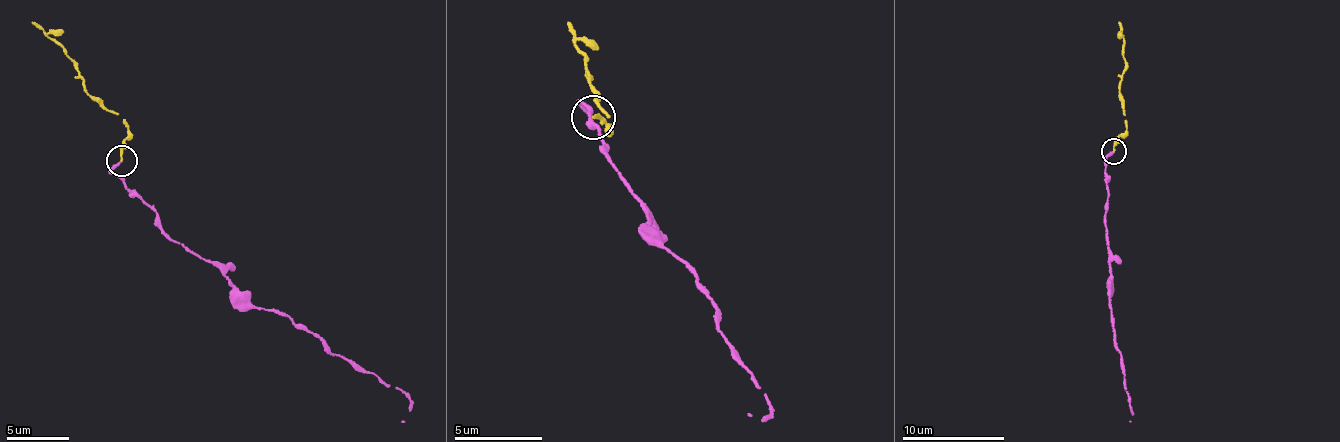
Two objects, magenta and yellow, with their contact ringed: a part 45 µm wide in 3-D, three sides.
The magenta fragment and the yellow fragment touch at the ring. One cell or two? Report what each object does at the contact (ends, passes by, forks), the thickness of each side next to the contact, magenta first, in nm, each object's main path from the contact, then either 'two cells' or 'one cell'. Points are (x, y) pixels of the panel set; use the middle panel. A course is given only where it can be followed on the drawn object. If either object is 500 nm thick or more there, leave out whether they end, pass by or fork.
magenta ends; yellow ends; calibres 180 and 170 nm; course magenta (592, 116), (584, 107), (602, 147), (644, 211), (705, 286), (727, 344), (771, 404), (762, 419), (748, 412); course yellow (592, 116), (597, 113), (606, 130), (614, 126), (566, 21); one cell

